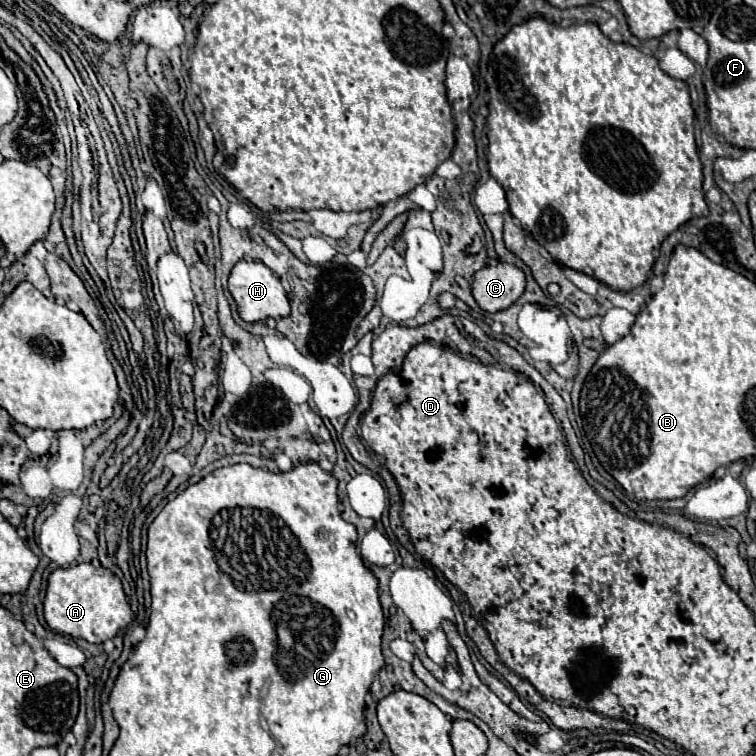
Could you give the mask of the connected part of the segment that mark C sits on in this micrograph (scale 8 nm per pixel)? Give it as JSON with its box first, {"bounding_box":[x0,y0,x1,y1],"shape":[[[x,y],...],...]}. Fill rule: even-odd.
{"bounding_box":[473,263,525,313],"shape":[[[509,263],[483,267],[481,271],[475,273],[475,279],[473,279],[473,297],[479,303],[479,307],[489,313],[497,313],[511,307],[523,295],[523,291],[525,291],[525,273],[517,265],[509,265]]]}

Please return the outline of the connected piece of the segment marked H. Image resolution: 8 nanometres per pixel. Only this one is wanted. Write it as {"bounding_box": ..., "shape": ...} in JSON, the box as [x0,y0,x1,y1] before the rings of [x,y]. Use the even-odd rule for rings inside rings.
{"bounding_box":[229,259,291,321],"shape":[[[241,259],[229,275],[229,293],[239,305],[239,315],[245,321],[267,321],[269,317],[287,317],[291,313],[289,309],[289,297],[277,279],[277,275],[263,265],[261,261],[245,261]]]}

